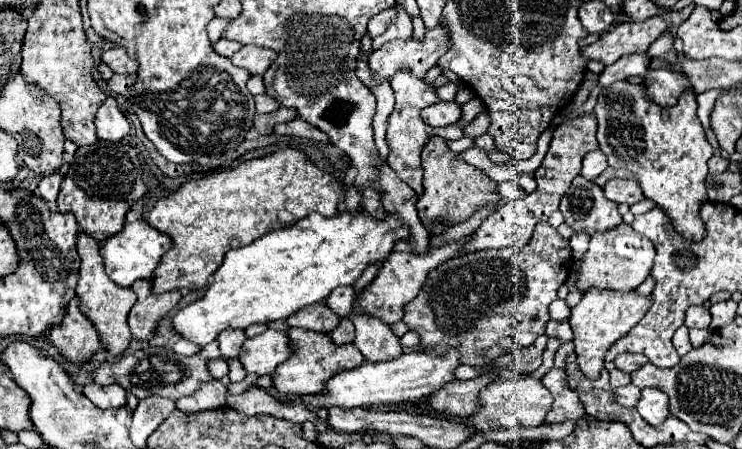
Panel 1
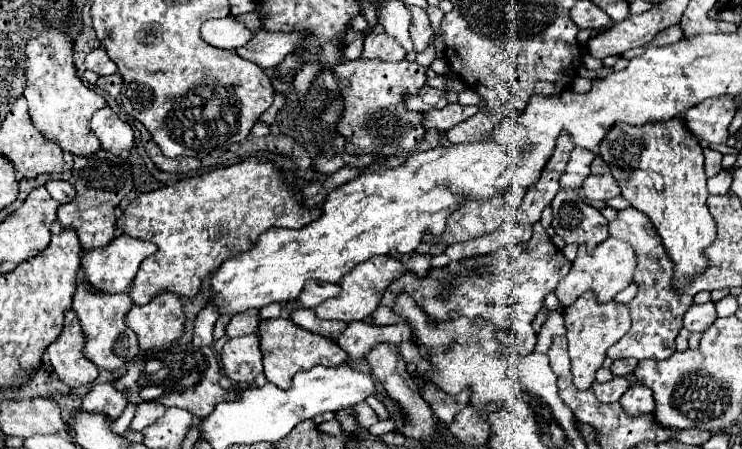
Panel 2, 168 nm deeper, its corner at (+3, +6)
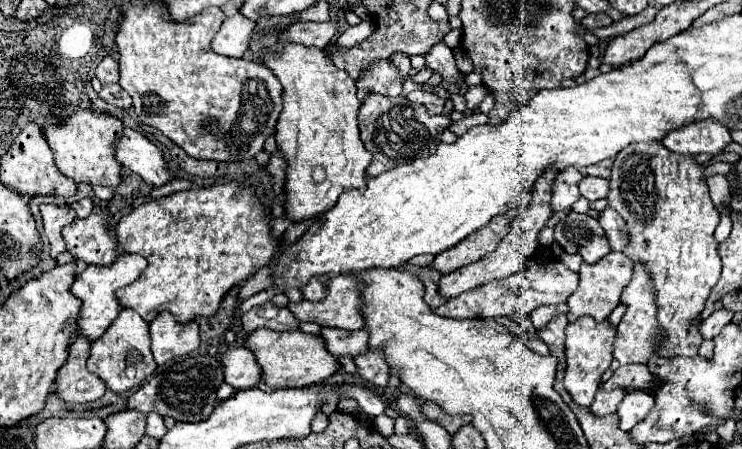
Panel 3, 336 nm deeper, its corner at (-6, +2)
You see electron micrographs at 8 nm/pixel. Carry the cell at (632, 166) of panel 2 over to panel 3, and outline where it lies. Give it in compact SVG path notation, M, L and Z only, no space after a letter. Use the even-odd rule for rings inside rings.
M661 141L627 145L615 157L609 185L611 185L611 191L607 197L609 205L629 225L631 245L623 253L633 261L643 261L655 279L657 307L659 307L657 321L667 331L667 339L663 341L659 355L661 357L673 357L673 355L693 357L693 355L697 355L703 337L697 331L697 327L689 325L689 323L703 311L705 299L709 297L711 287L719 281L719 275L721 275L721 257L717 257L719 241L715 239L715 229L717 229L721 217L709 197L705 165L701 165L693 155L679 155L679 153L665 149L665 145L661 145Z

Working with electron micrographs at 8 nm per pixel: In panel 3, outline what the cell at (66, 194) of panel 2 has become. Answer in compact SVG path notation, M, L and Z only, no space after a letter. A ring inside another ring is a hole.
M85 197L85 199L81 199L81 201L75 201L75 203L71 203L71 209L77 213L79 219L89 217L89 213L91 213L91 209L93 209L93 199Z

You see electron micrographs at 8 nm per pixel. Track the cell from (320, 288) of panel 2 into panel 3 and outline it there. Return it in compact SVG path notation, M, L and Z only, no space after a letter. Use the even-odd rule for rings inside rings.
M311 277L311 281L309 281L309 285L305 287L305 289L301 289L303 291L303 295L305 295L305 299L309 299L309 301L321 301L321 297L325 297L325 285L327 285L327 281L329 281L329 277Z

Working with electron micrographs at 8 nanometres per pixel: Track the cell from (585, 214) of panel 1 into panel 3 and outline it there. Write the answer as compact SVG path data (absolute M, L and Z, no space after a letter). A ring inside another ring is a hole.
M569 209L567 217L557 223L555 241L567 253L579 253L587 263L595 263L611 251L599 221L585 213L575 213L573 209Z

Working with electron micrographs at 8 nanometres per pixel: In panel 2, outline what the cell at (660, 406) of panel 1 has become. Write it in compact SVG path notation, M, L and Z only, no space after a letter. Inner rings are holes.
M636 383L632 385L622 397L620 397L620 405L624 409L624 413L628 417L636 417L636 415L644 415L650 413L654 401L652 401L652 391L648 391L648 387Z

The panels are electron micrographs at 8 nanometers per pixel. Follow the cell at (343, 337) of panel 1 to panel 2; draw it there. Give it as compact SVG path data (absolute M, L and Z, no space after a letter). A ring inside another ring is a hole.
M354 321L336 339L336 343L348 353L350 361L356 361L356 359L364 359L380 343L398 345L402 341L410 341L410 337L412 337L410 327L406 327L404 323L378 327L378 325L368 325L368 323L362 323L362 321Z

